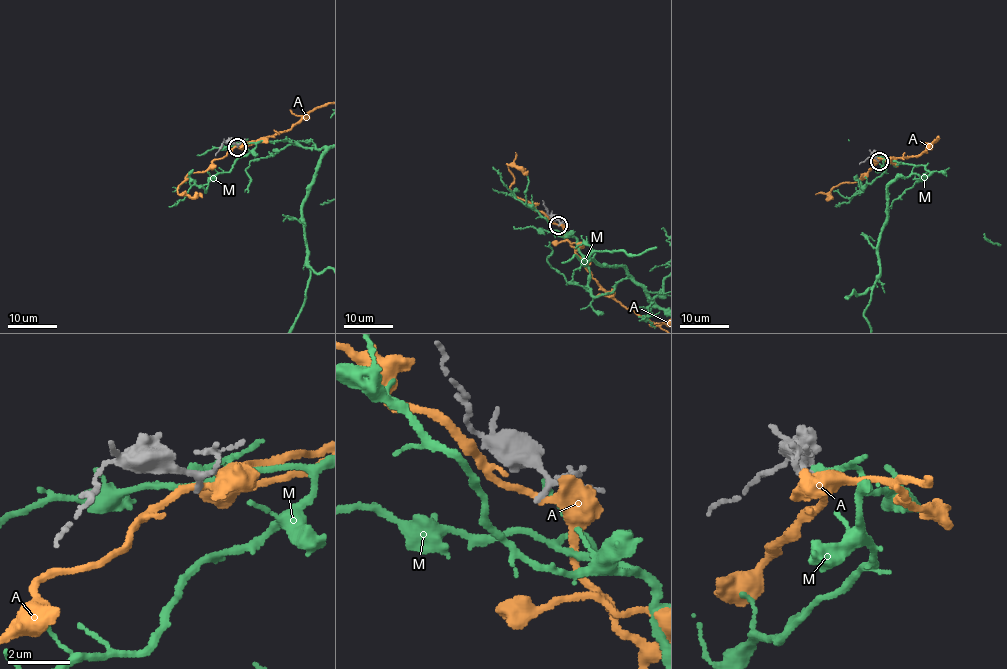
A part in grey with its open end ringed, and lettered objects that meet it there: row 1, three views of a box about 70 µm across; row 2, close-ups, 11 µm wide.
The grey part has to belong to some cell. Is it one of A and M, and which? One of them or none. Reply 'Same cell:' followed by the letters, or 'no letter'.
Same cell: no letter

